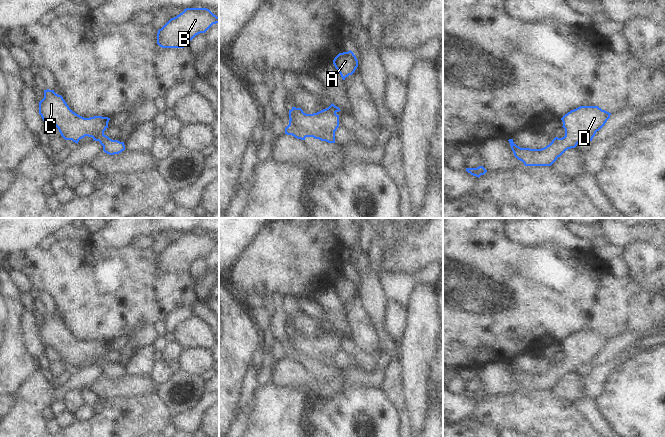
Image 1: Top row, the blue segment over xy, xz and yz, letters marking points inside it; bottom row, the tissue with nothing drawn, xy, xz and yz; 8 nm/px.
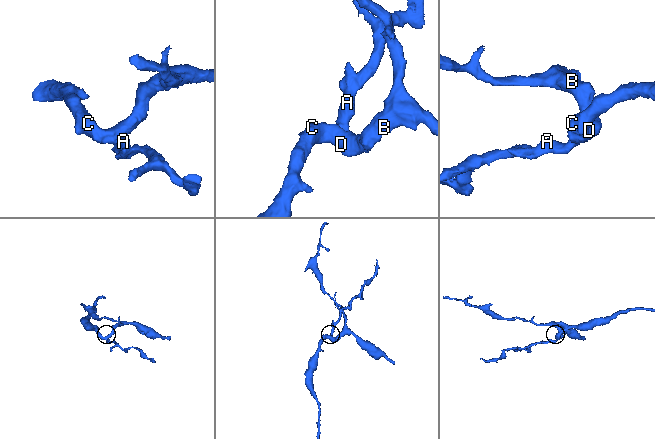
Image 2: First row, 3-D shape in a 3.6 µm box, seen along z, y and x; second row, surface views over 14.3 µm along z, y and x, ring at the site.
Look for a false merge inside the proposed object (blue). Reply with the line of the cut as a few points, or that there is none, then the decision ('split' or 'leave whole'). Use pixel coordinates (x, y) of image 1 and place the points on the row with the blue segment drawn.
no cut; leave whole

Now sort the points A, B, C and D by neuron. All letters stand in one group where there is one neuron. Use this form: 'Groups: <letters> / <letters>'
Groups: A B C D.

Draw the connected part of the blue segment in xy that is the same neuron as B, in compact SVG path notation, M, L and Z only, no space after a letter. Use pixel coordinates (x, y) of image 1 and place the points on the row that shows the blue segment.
M186 8L171 18L157 33L157 44L162 48L184 48L198 34L205 33L219 17L207 8Z

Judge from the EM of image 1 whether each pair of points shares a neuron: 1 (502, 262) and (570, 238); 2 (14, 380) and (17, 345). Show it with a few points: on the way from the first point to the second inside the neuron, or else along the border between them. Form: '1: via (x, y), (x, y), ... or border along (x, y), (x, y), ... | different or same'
1: border along (525, 245), (558, 245), (572, 250) | different
2: via (14, 371), (15, 354) | same

